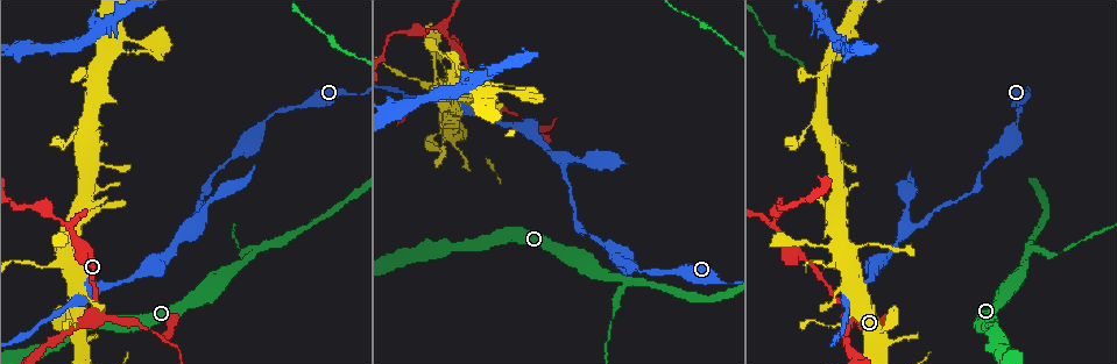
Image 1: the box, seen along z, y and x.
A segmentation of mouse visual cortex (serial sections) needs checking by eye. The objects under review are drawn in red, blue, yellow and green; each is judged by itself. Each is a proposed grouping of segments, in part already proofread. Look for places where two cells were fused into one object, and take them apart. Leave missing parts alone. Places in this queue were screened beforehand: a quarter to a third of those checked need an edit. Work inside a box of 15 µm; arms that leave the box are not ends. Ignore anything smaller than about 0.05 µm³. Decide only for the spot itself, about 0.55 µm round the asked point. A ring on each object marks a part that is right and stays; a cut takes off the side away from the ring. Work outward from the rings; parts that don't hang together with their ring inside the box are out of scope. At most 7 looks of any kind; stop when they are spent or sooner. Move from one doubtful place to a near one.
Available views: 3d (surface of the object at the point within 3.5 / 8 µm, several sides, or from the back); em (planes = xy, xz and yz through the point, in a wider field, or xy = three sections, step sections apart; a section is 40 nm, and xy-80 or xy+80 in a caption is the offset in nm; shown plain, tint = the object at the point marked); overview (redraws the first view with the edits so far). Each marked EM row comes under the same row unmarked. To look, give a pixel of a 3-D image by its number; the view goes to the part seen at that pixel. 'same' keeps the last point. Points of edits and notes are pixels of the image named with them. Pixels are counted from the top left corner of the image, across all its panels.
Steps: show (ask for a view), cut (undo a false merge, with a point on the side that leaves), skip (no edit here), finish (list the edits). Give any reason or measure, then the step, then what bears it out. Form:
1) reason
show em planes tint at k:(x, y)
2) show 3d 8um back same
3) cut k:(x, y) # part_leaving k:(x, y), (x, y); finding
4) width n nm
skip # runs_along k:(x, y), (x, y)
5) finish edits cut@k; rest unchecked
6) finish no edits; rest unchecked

branch point
show 3d 3.5um at 1:(853, 317)

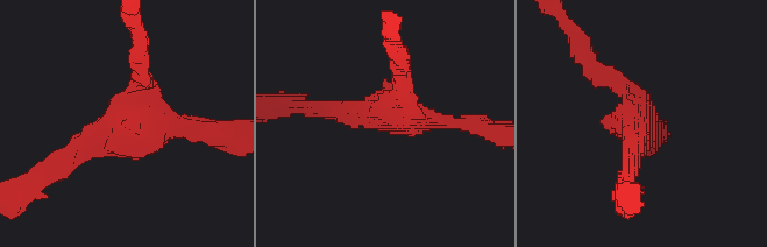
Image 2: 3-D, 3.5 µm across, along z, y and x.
now the EM
show em xy step 3 tint at 2:(404, 117)

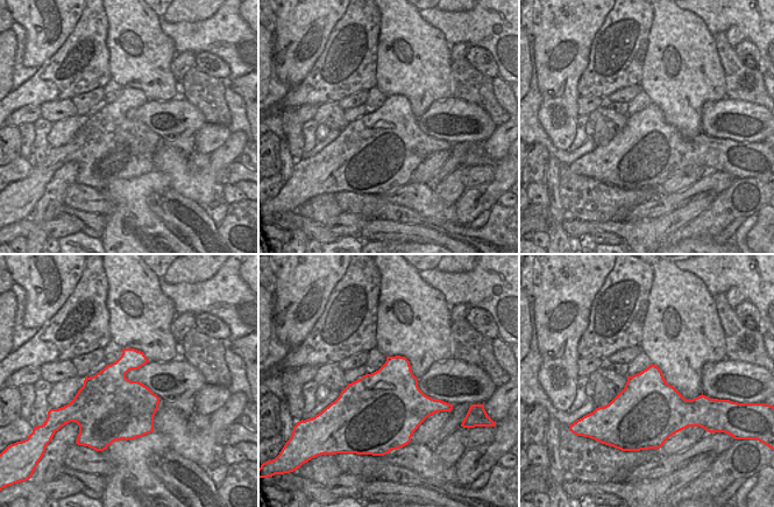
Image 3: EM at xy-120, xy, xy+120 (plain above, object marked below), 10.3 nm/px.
width 800 nm
skip # runs_along 2:(141, 65), (144, 119), (72, 150); all the same cell

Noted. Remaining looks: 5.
calibre changes
show 3d 3.5um at 1:(562, 166)

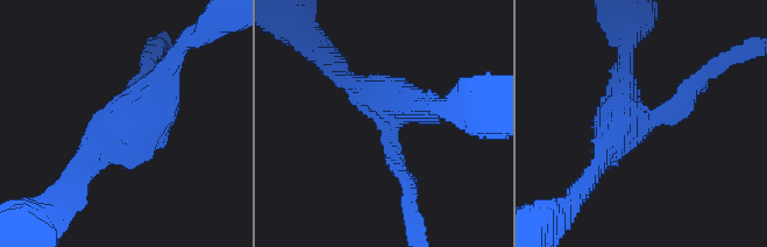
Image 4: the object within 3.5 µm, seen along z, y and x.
arms 3; arm_widths 250, 250, 300 nm
show em xy step 5 tint at 4:(389, 130)

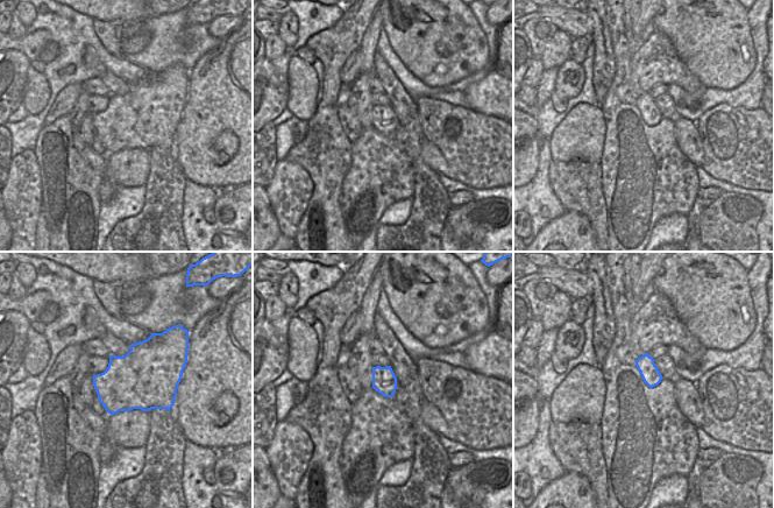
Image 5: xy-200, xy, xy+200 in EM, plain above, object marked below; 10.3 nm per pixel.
width 260 nm
skip # runs_along 4:(693, 86), (615, 129), (597, 169); one cell here

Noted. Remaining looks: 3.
two arms in line, one across
show 3d 3.5um at 1:(169, 344)

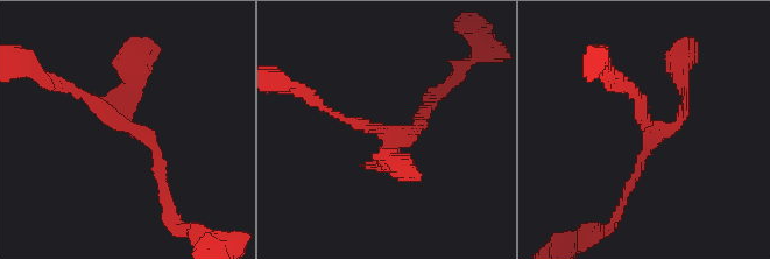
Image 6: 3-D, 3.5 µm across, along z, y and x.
shape alone is not enough
show em planes tint at 6:(658, 127)

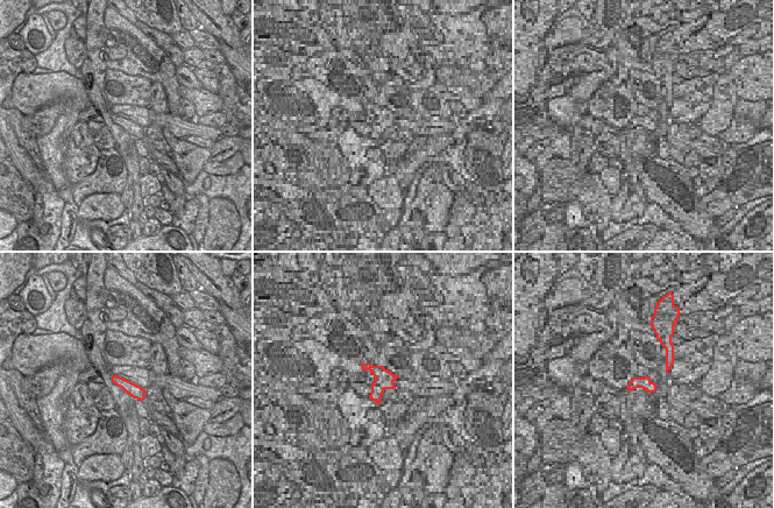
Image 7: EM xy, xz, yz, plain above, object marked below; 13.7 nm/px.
arms 3; arm_widths 150, 150, 150 nm
skip # runs_along 6:(331, 112), (381, 132), (391, 162); continuous, no second cell

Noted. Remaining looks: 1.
finish no edits; rest unchecked

